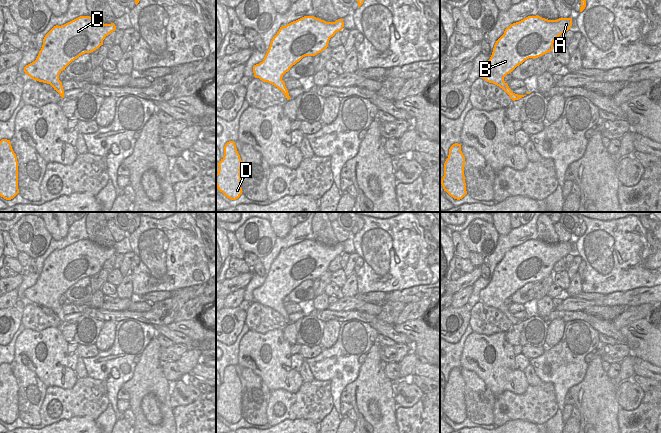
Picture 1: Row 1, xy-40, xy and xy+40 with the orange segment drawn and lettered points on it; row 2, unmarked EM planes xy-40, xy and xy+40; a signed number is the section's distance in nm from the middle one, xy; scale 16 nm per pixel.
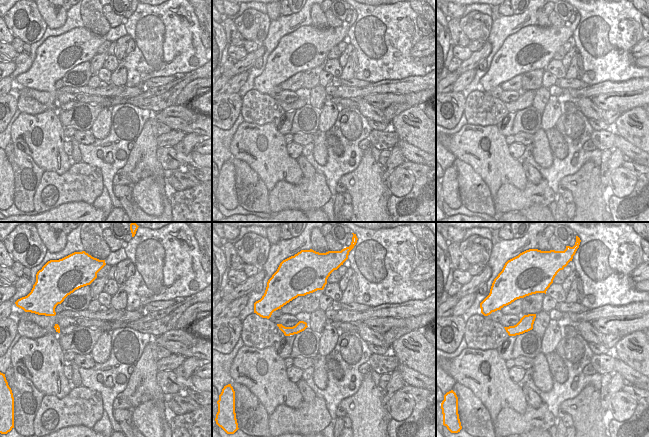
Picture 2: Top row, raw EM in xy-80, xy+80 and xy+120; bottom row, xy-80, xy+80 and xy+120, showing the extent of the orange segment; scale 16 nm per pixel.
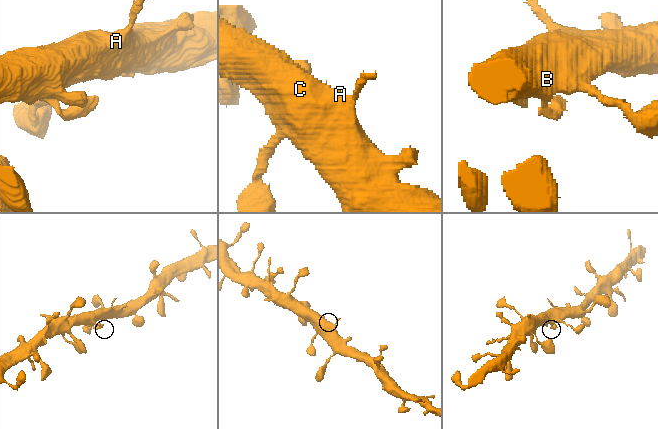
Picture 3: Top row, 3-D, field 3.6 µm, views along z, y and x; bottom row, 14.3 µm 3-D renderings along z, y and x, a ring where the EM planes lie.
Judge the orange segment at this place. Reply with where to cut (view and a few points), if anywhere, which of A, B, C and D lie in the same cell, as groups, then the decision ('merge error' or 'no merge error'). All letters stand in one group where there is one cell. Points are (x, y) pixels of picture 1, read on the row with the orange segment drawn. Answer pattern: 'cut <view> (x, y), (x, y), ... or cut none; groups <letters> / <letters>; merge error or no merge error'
cut none; groups A B C D; no merge error

